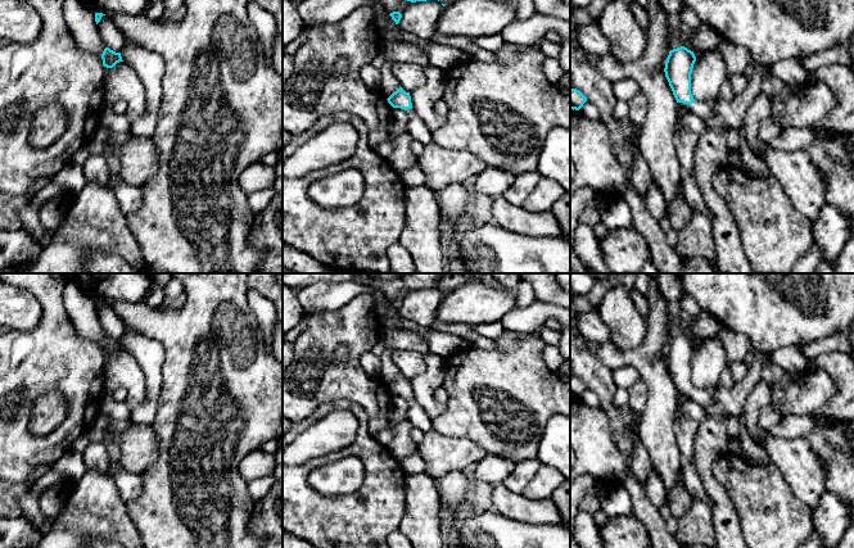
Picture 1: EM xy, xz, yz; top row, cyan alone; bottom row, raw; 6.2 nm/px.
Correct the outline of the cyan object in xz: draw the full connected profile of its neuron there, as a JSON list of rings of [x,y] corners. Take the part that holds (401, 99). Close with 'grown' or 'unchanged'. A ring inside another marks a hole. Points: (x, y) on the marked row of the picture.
[[[399,87],[387,100],[393,108],[401,108],[407,112],[408,114],[407,131],[410,132],[414,140],[419,141],[424,146],[433,142],[431,132],[412,110],[410,92],[406,92],[402,87]]]; grown

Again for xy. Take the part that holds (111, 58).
[[[109,47],[104,49],[101,59],[103,59],[103,65],[107,68],[113,68],[117,63],[123,62],[121,53],[116,53]]]; unchanged

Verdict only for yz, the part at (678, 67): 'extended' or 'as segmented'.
extended

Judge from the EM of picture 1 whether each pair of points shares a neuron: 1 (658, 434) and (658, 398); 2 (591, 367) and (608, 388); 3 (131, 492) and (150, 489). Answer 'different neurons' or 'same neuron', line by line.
1: same neuron
2: same neuron
3: different neurons

